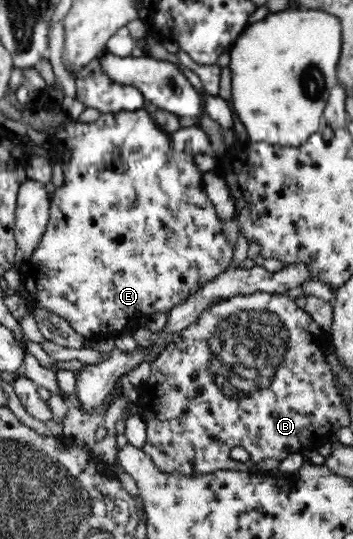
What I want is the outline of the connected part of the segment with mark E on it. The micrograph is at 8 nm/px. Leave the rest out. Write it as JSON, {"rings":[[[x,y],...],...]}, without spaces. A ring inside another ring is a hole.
{"rings":[[[145,107],[135,111],[117,111],[115,113],[100,113],[99,117],[91,123],[67,122],[64,128],[50,128],[46,131],[48,141],[54,148],[57,163],[61,164],[64,180],[63,185],[57,187],[50,197],[50,216],[46,232],[39,240],[38,246],[33,250],[31,257],[16,264],[19,268],[21,298],[25,301],[38,303],[49,313],[65,318],[71,327],[81,335],[93,333],[113,333],[125,331],[135,327],[141,319],[153,313],[169,311],[178,303],[187,300],[191,293],[197,292],[208,281],[215,279],[225,269],[231,267],[233,250],[227,238],[223,236],[221,228],[221,213],[214,208],[213,202],[204,190],[202,177],[204,172],[193,164],[193,155],[183,151],[171,150],[170,134],[165,133],[147,112]]]}

